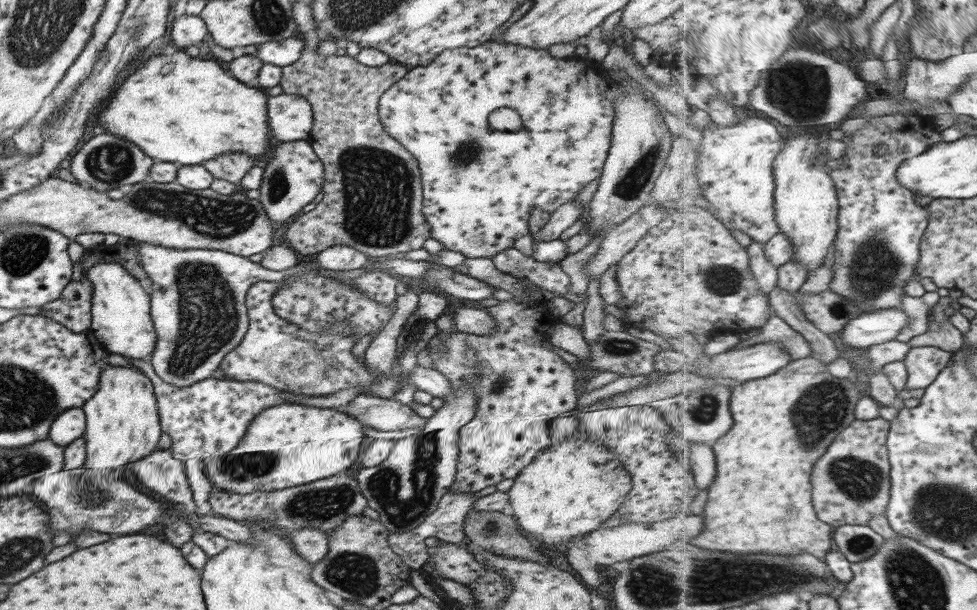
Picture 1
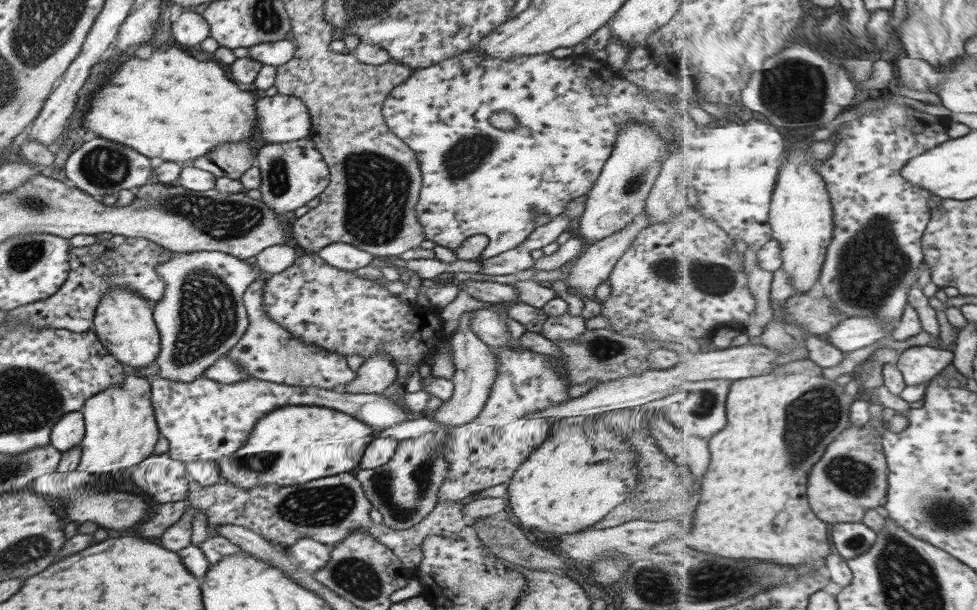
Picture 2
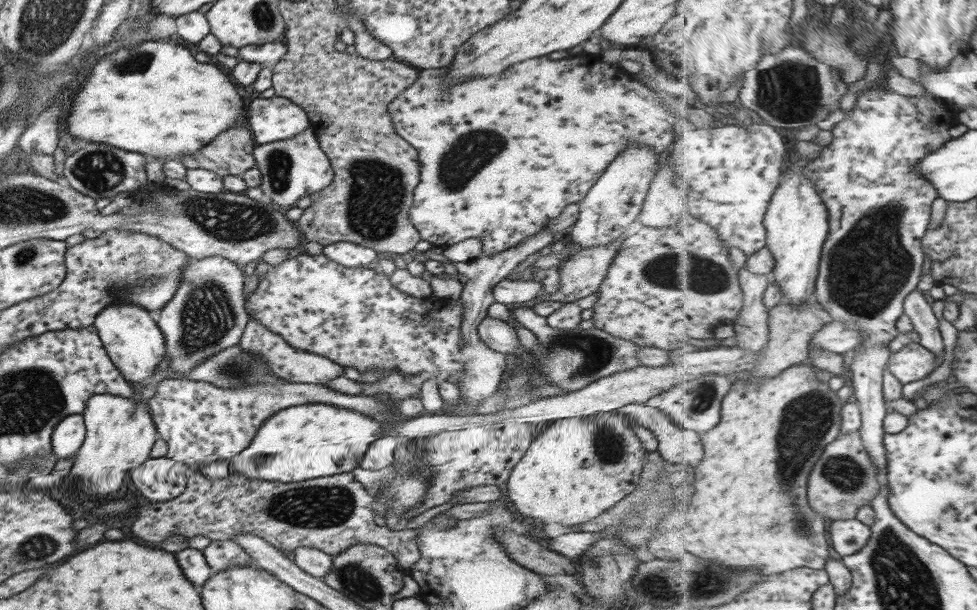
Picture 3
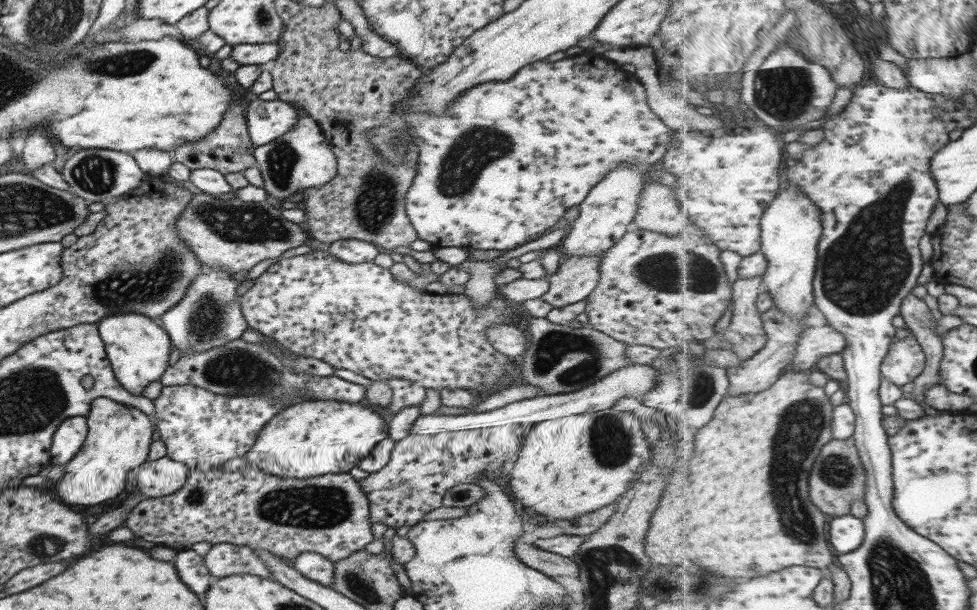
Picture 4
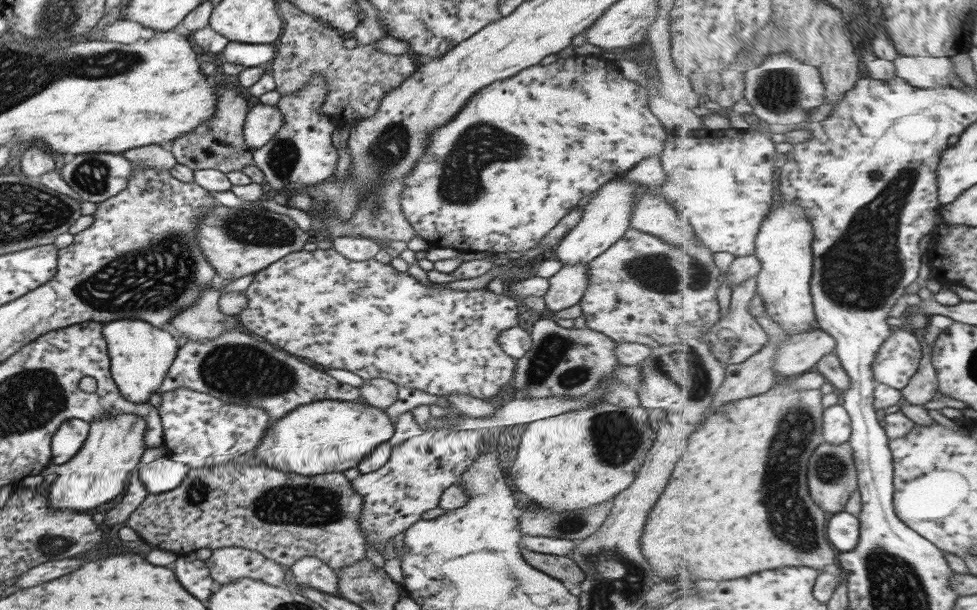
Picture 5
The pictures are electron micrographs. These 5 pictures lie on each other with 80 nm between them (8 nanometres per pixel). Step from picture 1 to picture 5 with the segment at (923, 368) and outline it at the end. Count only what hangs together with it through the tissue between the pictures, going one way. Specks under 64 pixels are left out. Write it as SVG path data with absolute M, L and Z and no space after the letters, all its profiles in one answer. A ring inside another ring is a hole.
M904 327L894 328L873 363L875 378L879 384L903 390L918 374L921 358L923 352L916 331Z

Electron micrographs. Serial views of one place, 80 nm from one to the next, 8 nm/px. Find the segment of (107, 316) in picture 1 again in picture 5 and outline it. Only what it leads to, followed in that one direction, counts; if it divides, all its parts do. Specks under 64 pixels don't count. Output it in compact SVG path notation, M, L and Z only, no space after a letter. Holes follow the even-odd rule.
M113 320L102 324L101 335L106 342L110 360L110 375L127 402L142 403L152 393L159 392L159 386L177 352L177 342L169 335L143 320Z

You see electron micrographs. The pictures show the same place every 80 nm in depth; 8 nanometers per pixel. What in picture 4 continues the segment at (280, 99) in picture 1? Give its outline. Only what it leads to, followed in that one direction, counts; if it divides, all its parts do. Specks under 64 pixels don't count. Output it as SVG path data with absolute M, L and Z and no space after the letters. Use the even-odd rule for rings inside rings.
M275 99L249 102L244 112L246 131L254 147L270 143L285 134L296 123L296 110L286 102Z

